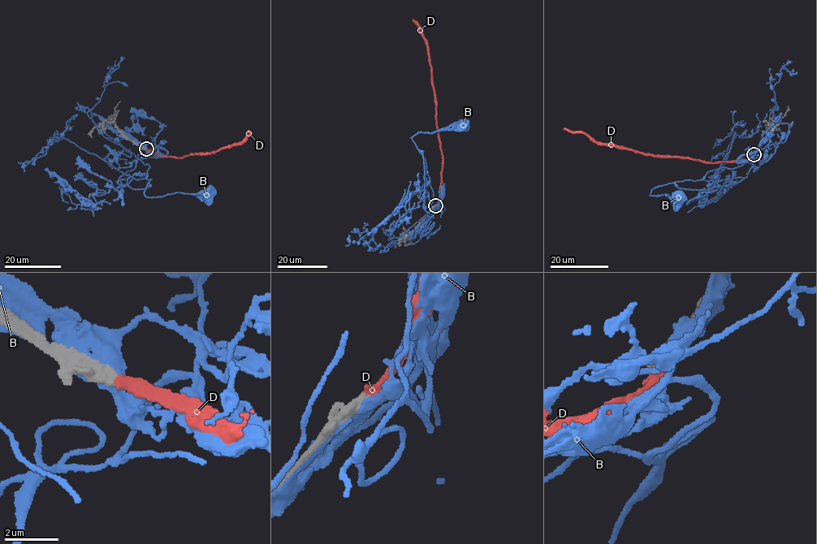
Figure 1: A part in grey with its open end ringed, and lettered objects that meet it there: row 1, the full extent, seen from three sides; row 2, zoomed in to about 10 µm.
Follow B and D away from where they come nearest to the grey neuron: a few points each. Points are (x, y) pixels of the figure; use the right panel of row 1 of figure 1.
B: (754, 155), (773, 131), (773, 112), (754, 156), (741, 165), (659, 185), (650, 195), (680, 198)
D: (754, 154), (745, 159), (711, 163), (659, 157), (598, 144), (585, 135), (564, 128)

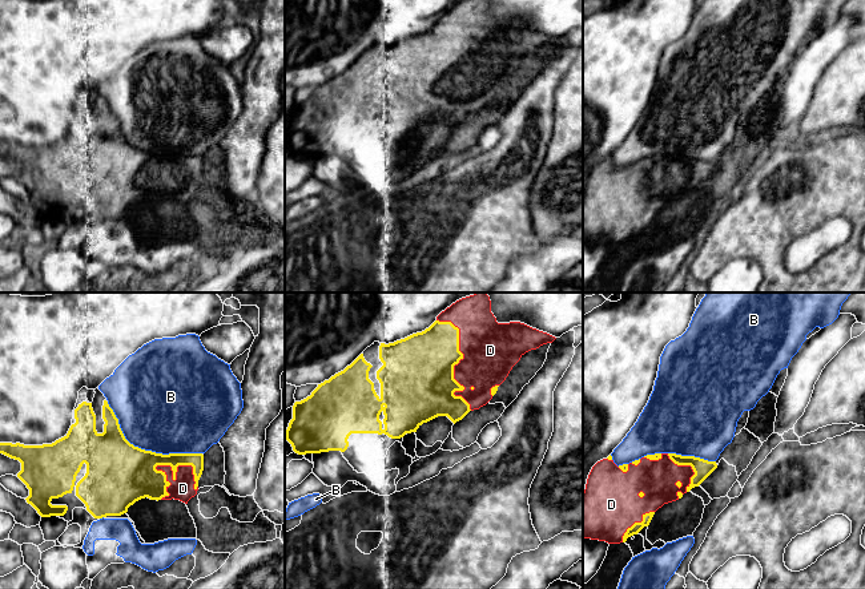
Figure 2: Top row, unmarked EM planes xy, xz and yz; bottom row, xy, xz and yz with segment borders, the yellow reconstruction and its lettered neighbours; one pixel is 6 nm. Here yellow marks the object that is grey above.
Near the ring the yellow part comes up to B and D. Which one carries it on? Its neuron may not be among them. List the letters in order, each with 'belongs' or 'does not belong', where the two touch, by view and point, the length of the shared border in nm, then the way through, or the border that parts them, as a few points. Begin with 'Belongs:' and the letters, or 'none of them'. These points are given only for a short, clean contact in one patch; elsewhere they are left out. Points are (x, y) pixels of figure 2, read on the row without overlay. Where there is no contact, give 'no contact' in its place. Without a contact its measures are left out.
Belongs: D
B: does not belong; meets yellow in xy at (144, 152); contact 650 nm long
D: belongs; meets yellow in xy at (156, 168); contact 300 nm long

